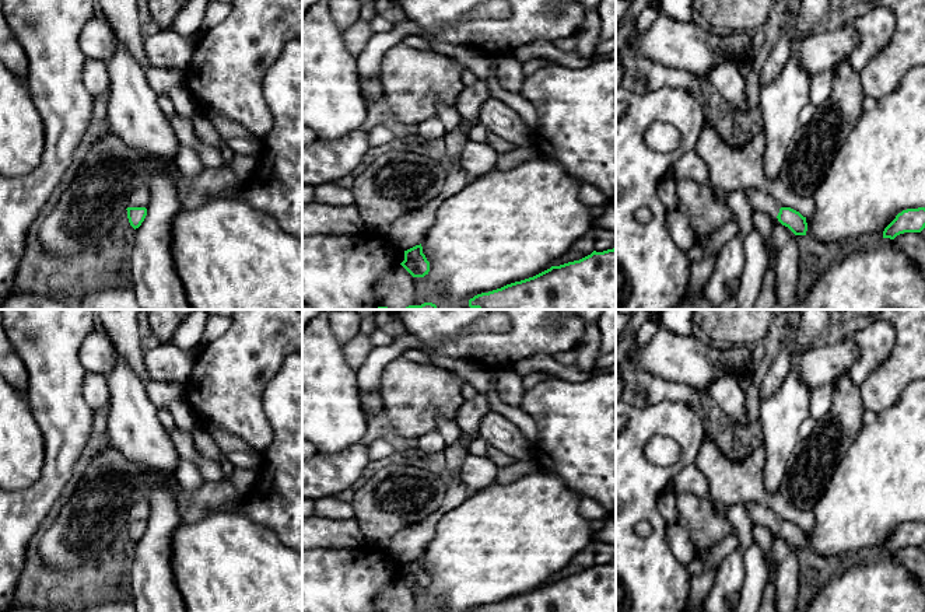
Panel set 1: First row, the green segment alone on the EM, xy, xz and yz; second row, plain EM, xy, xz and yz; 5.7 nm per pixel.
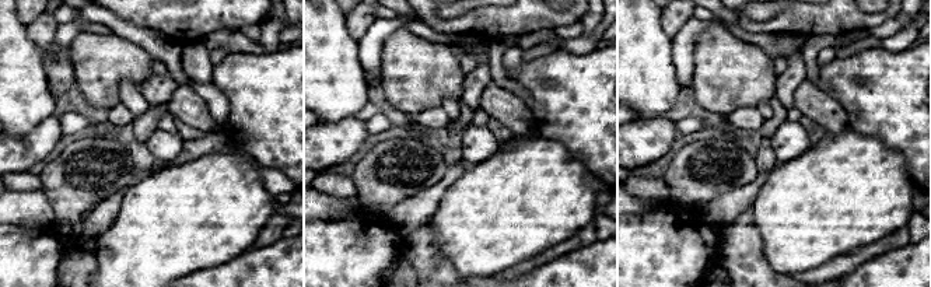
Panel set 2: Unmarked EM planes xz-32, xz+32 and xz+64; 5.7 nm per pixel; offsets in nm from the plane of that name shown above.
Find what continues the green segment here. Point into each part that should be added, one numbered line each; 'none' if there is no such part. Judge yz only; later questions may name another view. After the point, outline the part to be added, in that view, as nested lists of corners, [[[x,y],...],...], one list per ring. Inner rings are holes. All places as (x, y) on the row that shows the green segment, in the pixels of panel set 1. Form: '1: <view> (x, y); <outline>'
1: yz (760, 200); [[[747,189],[744,193],[753,211],[763,211],[771,218],[777,218],[781,206],[767,192],[760,189]]]

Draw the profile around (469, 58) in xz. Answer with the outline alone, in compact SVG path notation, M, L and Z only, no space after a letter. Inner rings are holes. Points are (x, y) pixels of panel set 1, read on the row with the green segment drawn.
M407 20L395 25L396 35L403 41L410 36L423 36L428 41L435 52L455 59L462 69L467 69L476 74L479 80L487 83L490 76L490 55L473 46L463 43L448 43L428 35L420 25Z

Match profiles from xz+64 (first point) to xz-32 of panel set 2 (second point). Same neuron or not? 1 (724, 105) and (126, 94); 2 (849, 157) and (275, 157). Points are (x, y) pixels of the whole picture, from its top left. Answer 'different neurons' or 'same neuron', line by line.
1: different neurons
2: different neurons

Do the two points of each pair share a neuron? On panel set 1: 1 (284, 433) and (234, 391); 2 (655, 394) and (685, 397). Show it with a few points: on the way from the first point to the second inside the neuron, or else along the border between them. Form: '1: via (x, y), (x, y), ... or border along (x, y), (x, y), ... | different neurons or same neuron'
1: border along (266, 388), (263, 409), (273, 440), (260, 453) | different neurons
2: via (662, 394), (678, 394) | same neuron

